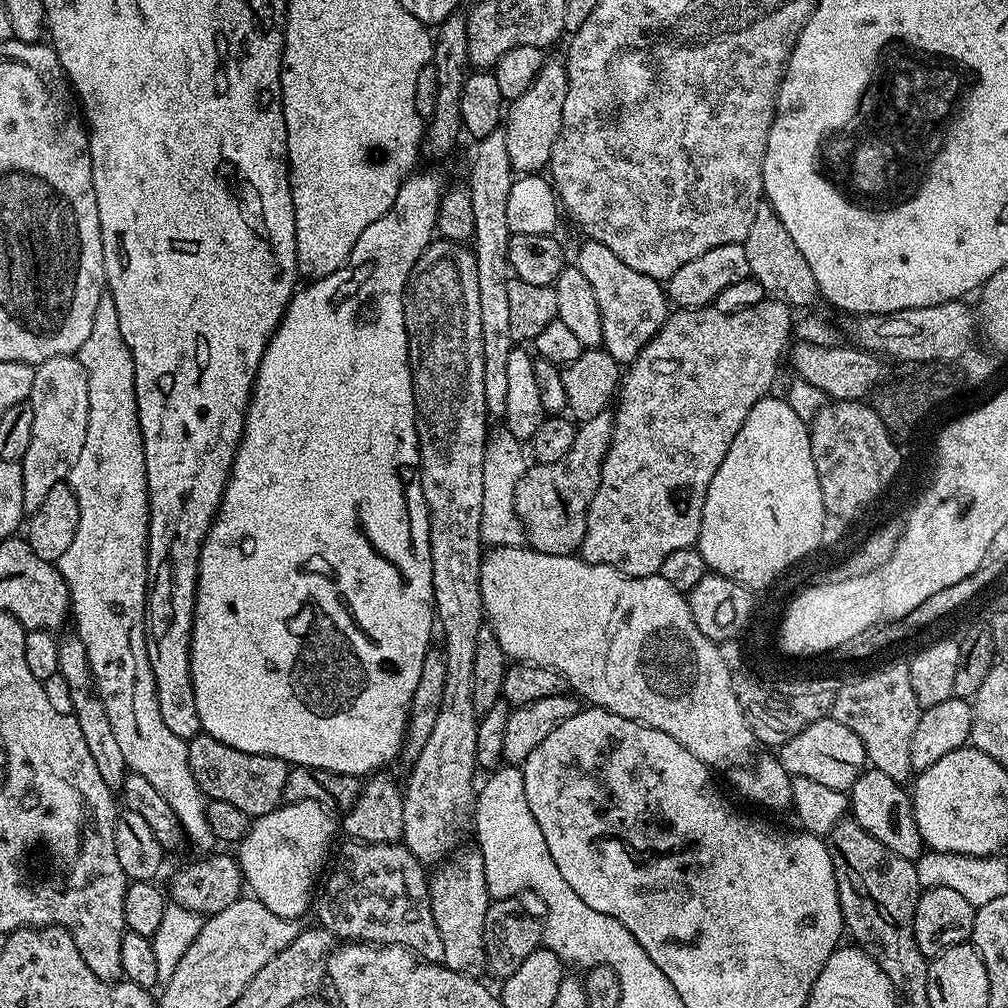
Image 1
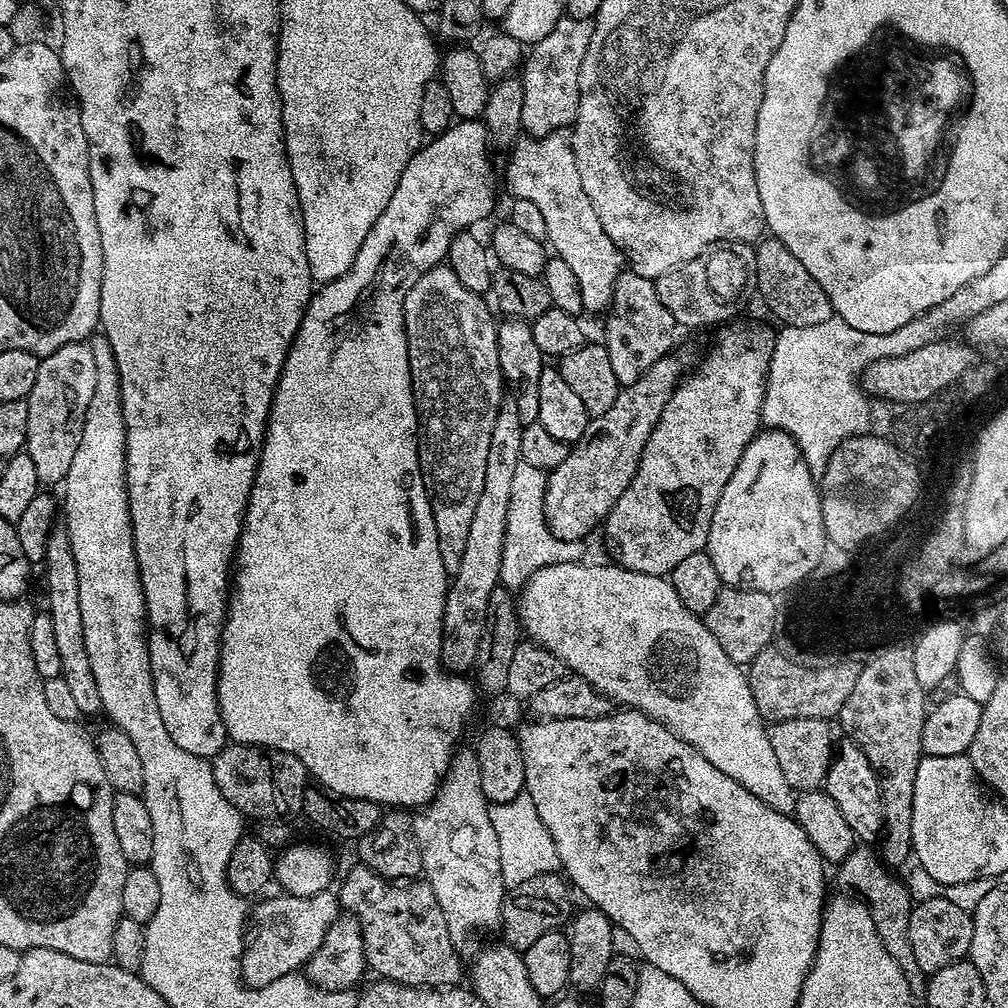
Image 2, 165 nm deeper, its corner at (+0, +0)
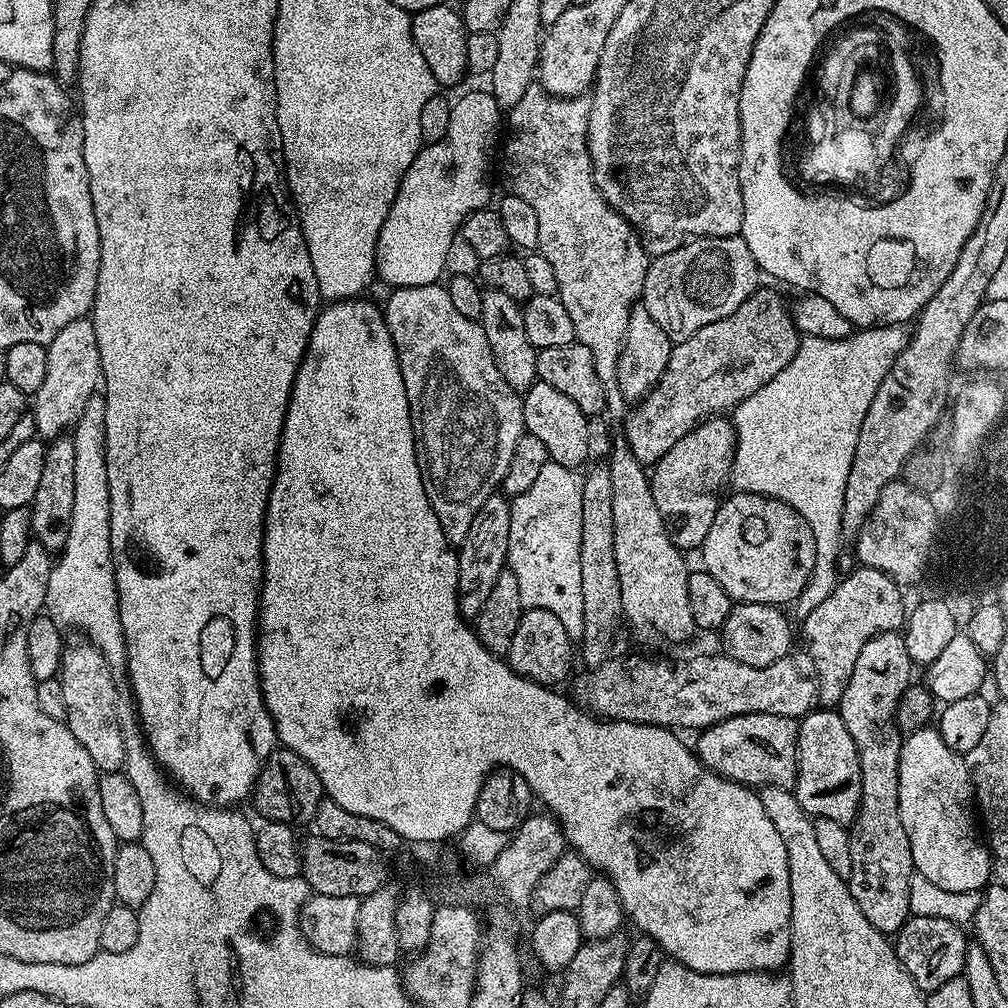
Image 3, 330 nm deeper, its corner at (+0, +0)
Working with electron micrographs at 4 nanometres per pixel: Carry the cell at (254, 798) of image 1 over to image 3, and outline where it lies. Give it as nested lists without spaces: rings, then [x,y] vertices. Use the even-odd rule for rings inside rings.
[[[280,746],[269,754],[267,760],[260,765],[256,776],[256,787],[252,789],[251,803],[256,803],[258,811],[268,822],[297,826],[315,821],[316,811],[321,800],[325,799],[324,787],[314,774],[314,770],[298,754],[289,748]]]

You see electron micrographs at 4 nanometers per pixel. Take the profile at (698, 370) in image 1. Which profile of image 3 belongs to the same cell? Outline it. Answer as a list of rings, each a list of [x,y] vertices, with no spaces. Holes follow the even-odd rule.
[[[716,414],[707,420],[700,421],[700,425],[698,425],[694,430],[690,430],[690,434],[686,434],[678,442],[674,442],[672,449],[670,449],[670,451],[668,451],[662,459],[656,461],[654,467],[651,469],[650,479],[652,481],[652,493],[654,494],[654,502],[658,506],[658,514],[662,514],[664,525],[668,531],[668,537],[673,540],[677,548],[681,550],[689,550],[688,548],[699,549],[701,545],[703,545],[706,534],[710,534],[710,522],[714,522],[714,514],[717,510],[720,509],[722,503],[722,495],[720,496],[720,491],[723,490],[724,484],[726,488],[726,485],[729,483],[730,477],[732,475],[732,459],[734,458],[735,453],[736,430],[732,427],[731,419],[725,418],[720,414]]]

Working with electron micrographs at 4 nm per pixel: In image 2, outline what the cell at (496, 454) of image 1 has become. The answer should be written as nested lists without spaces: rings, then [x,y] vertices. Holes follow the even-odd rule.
[[[521,462],[514,470],[510,485],[510,508],[506,510],[506,534],[502,542],[502,566],[500,584],[509,590],[523,588],[525,582],[538,570],[551,564],[579,561],[581,545],[574,540],[554,538],[544,513],[548,473]]]

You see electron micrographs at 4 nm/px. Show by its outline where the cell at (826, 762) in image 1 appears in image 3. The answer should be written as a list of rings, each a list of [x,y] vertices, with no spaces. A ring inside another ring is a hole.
[[[742,714],[726,716],[699,733],[694,751],[701,764],[712,772],[719,772],[726,780],[734,780],[745,786],[767,786],[773,784],[789,790],[796,786],[796,729],[797,721],[790,716],[778,714]]]

